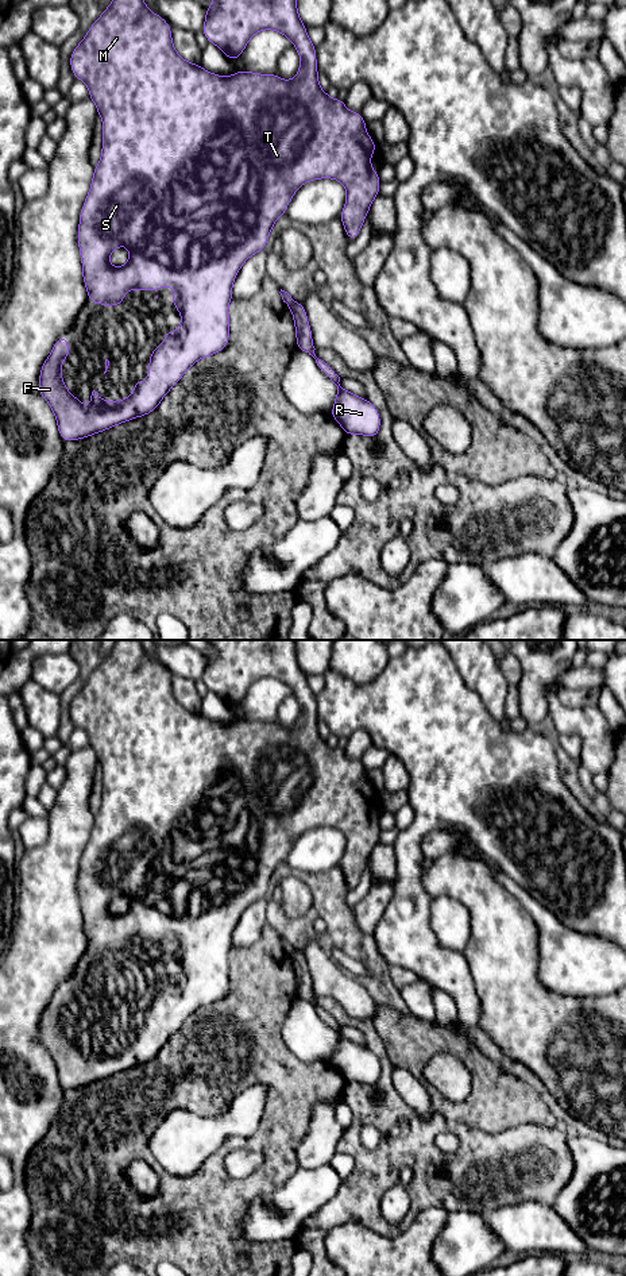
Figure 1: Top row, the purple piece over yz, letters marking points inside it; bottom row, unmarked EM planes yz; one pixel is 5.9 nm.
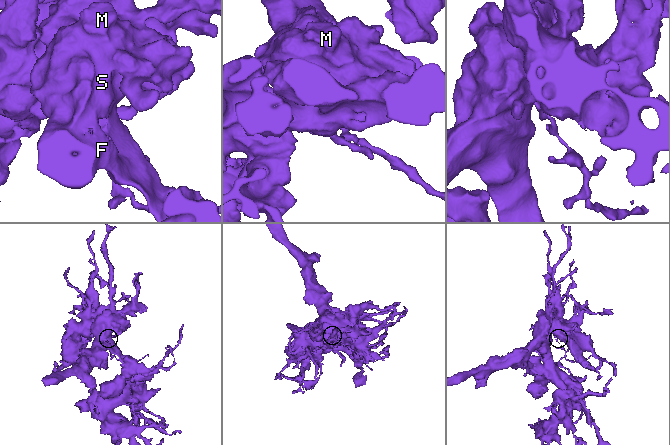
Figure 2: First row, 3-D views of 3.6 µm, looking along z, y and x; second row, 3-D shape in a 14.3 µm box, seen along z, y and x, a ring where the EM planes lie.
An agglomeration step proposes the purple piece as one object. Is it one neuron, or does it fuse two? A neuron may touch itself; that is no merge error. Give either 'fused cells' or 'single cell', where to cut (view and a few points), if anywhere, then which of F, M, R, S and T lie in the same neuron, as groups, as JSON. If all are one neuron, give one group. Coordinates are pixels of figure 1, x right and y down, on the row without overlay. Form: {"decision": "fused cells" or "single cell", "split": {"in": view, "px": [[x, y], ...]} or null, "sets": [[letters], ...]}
{"decision": "fused cells", "split": {"in": "yz", "px": [[294, 949], [289, 955]]}, "sets": [["F", "M", "S", "T"], ["R"]]}

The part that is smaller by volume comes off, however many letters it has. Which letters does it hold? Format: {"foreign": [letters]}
{"foreign": ["R"]}

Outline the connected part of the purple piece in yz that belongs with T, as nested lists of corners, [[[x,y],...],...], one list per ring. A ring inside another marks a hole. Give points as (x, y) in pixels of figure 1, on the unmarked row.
[[[117,640],[70,703],[74,726],[86,730],[88,745],[103,766],[101,806],[94,816],[78,872],[78,895],[88,948],[92,952],[117,955],[125,947],[125,938],[158,938],[170,932],[171,952],[179,959],[182,971],[178,978],[166,980],[165,990],[154,996],[148,1006],[148,1028],[138,1028],[131,1044],[121,1049],[103,1049],[93,1038],[88,1056],[65,1036],[65,1028],[61,1025],[62,1010],[70,1003],[69,990],[61,983],[40,1015],[38,1038],[55,1063],[63,1090],[85,1087],[154,1060],[188,1017],[201,1006],[227,995],[228,953],[232,949],[235,926],[250,905],[264,898],[274,871],[286,861],[301,833],[320,826],[333,826],[344,833],[347,848],[339,867],[349,890],[358,886],[367,860],[379,843],[378,818],[370,816],[370,803],[378,794],[366,779],[362,760],[348,759],[341,745],[333,748],[321,739],[316,694],[298,663],[295,640],[208,641],[215,651],[205,655],[202,681],[209,691],[236,710],[256,681],[278,679],[287,685],[298,699],[301,713],[297,724],[286,729],[274,721],[260,722],[241,717],[221,725],[198,712],[182,708],[174,697],[171,675],[161,663],[148,658],[139,640]],[[120,894],[130,897],[130,907],[125,914],[112,915],[109,903]]]

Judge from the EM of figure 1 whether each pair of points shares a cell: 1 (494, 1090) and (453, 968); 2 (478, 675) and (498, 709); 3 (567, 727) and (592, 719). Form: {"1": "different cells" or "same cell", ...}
{"1": "different cells", "2": "same cell", "3": "same cell"}

